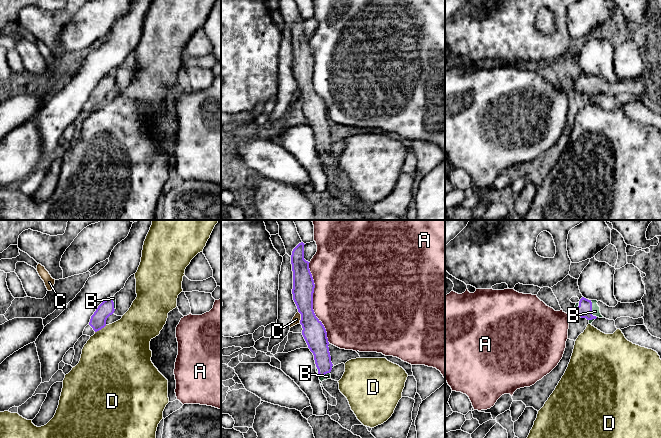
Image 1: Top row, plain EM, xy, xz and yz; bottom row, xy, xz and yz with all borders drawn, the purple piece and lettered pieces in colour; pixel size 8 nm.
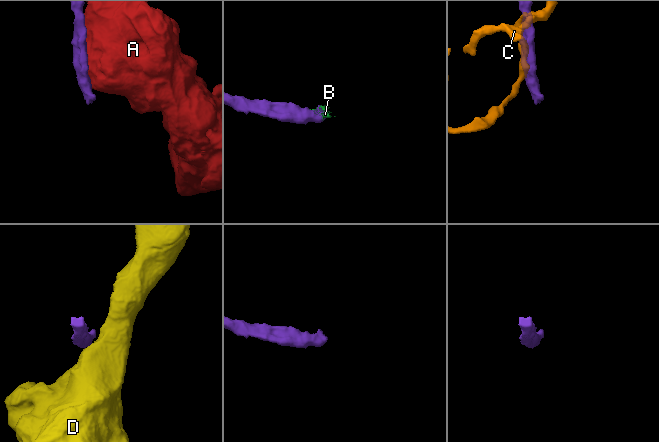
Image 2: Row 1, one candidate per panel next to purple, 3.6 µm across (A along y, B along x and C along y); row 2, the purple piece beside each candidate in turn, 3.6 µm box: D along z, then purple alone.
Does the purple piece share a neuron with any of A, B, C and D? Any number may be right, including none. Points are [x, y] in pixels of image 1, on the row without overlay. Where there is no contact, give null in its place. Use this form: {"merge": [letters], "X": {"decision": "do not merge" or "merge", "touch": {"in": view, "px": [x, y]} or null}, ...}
{"merge": ["B"], "A": {"decision": "do not merge", "touch": {"in": "xz", "px": [312, 78]}}, "B": {"decision": "merge", "touch": {"in": "xz", "px": [320, 151]}}, "C": {"decision": "do not merge", "touch": {"in": "xz", "px": [301, 93]}}, "D": {"decision": "do not merge", "touch": {"in": "xy", "px": [100, 105]}}}

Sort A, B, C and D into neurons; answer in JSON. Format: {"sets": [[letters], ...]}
{"sets": [["A"], ["B"], ["C"], ["D"]]}

